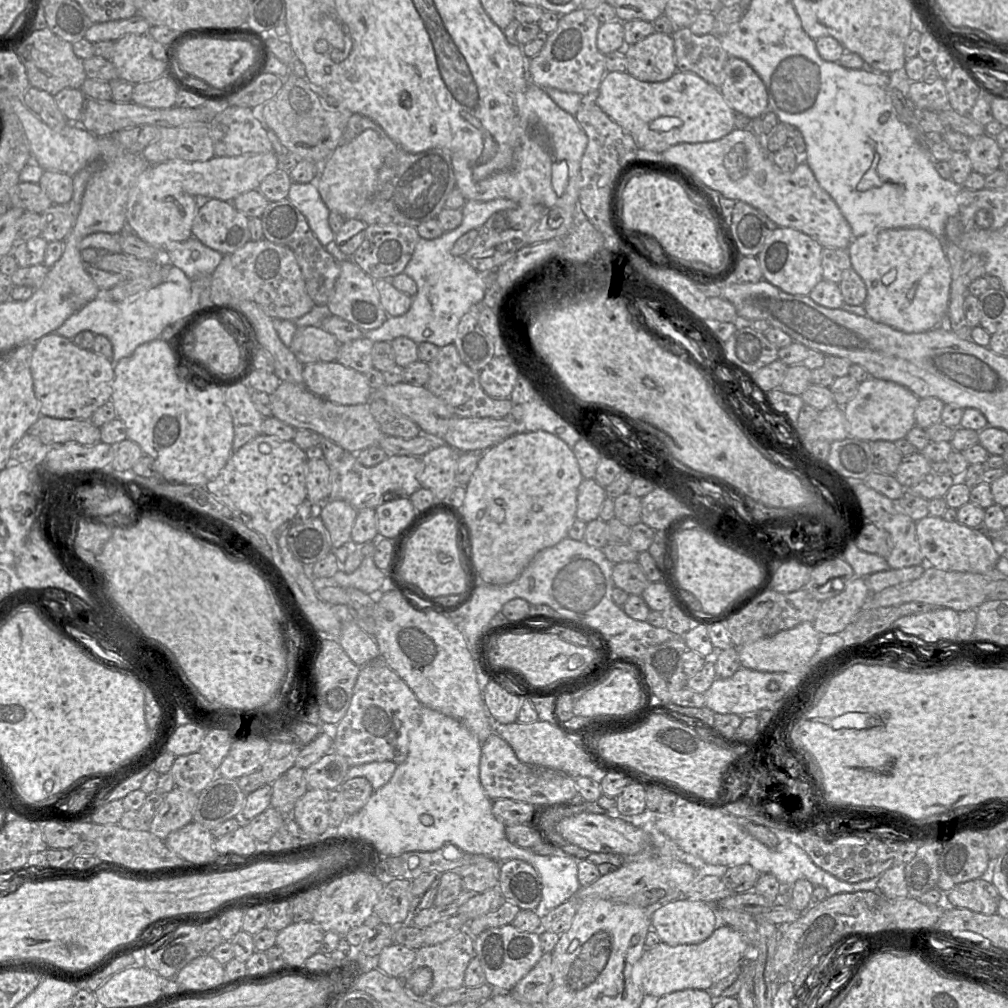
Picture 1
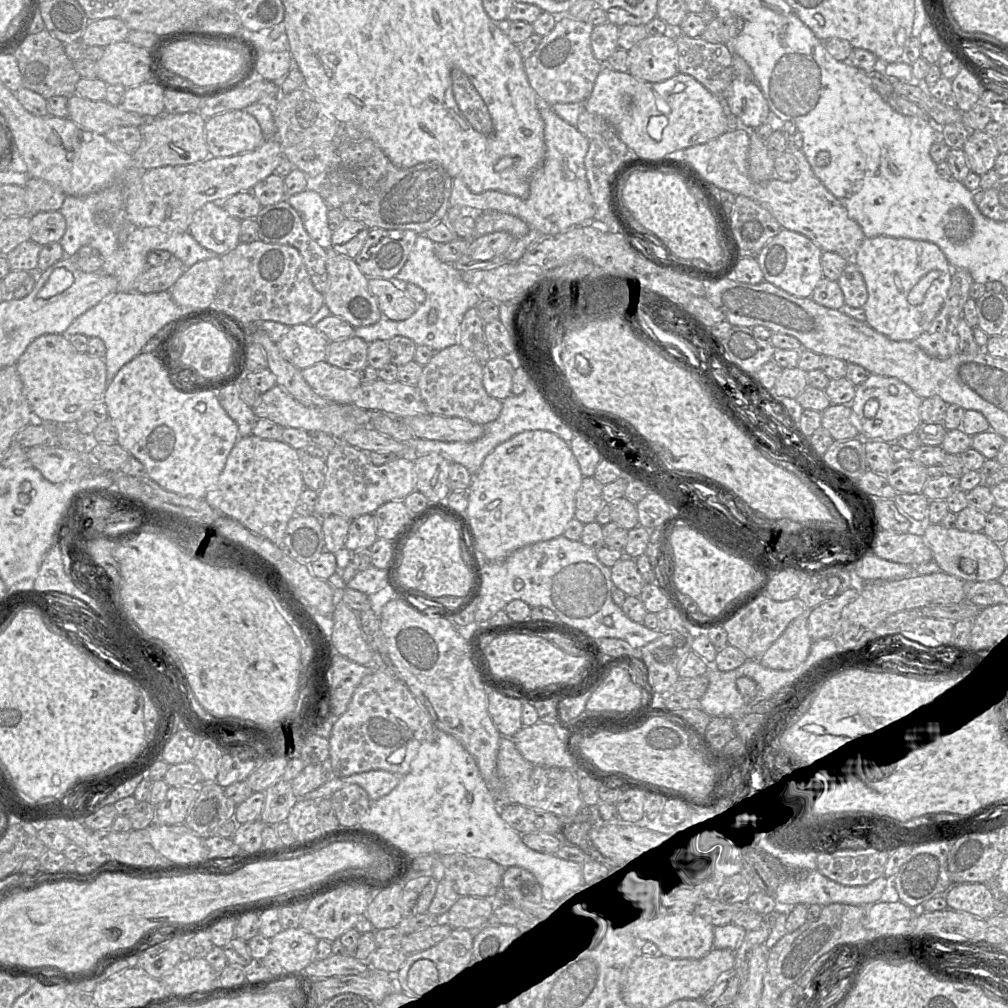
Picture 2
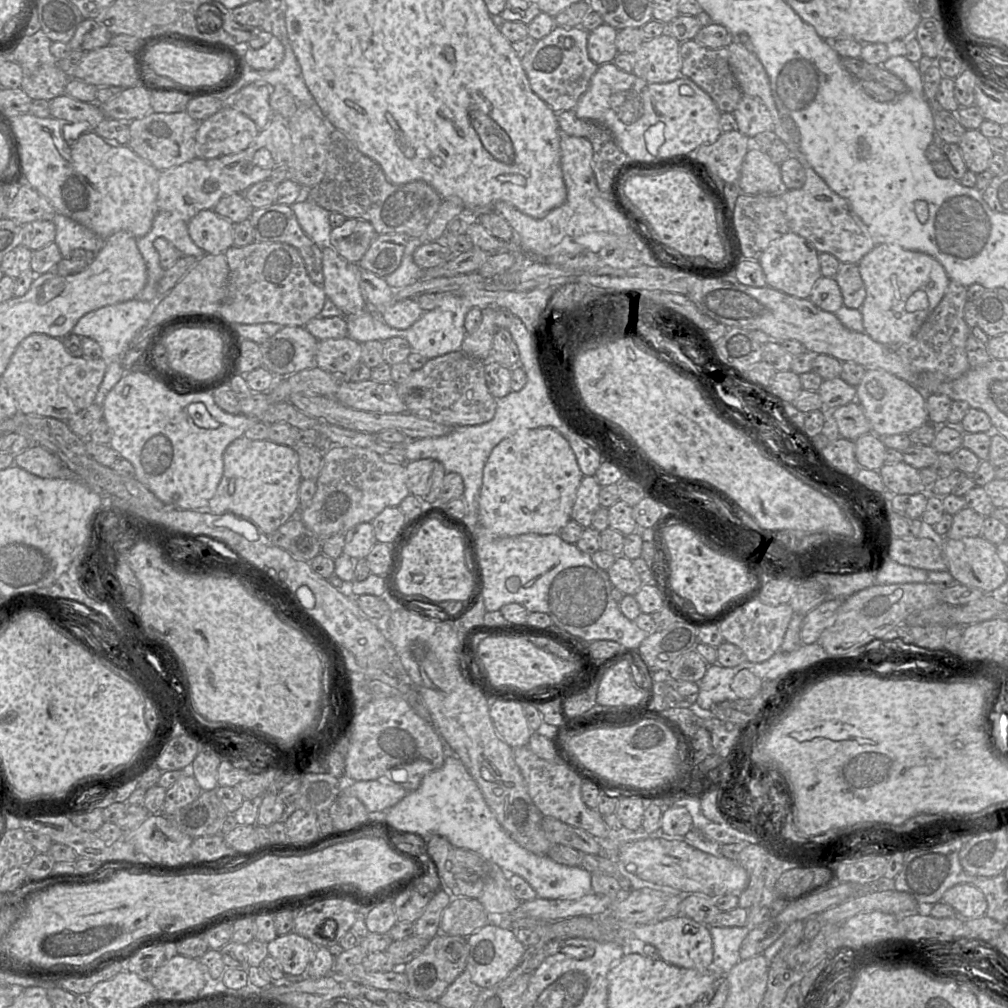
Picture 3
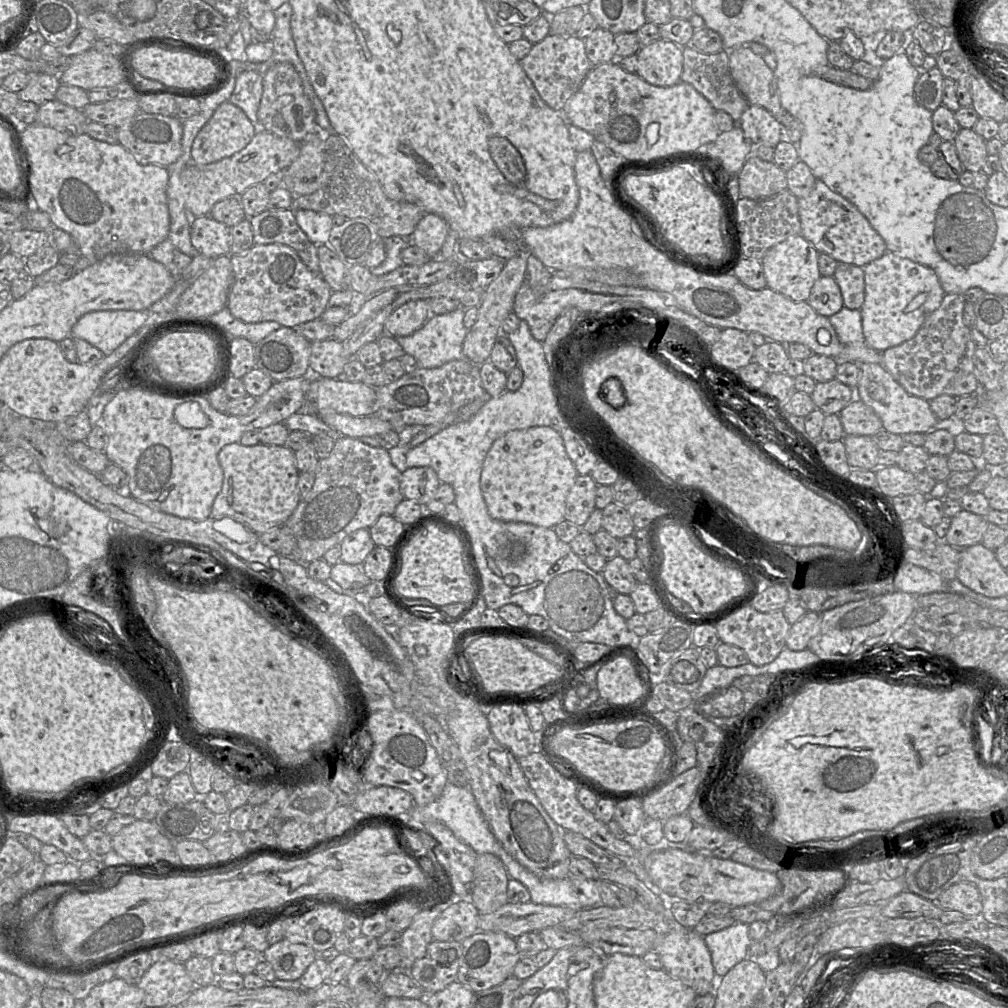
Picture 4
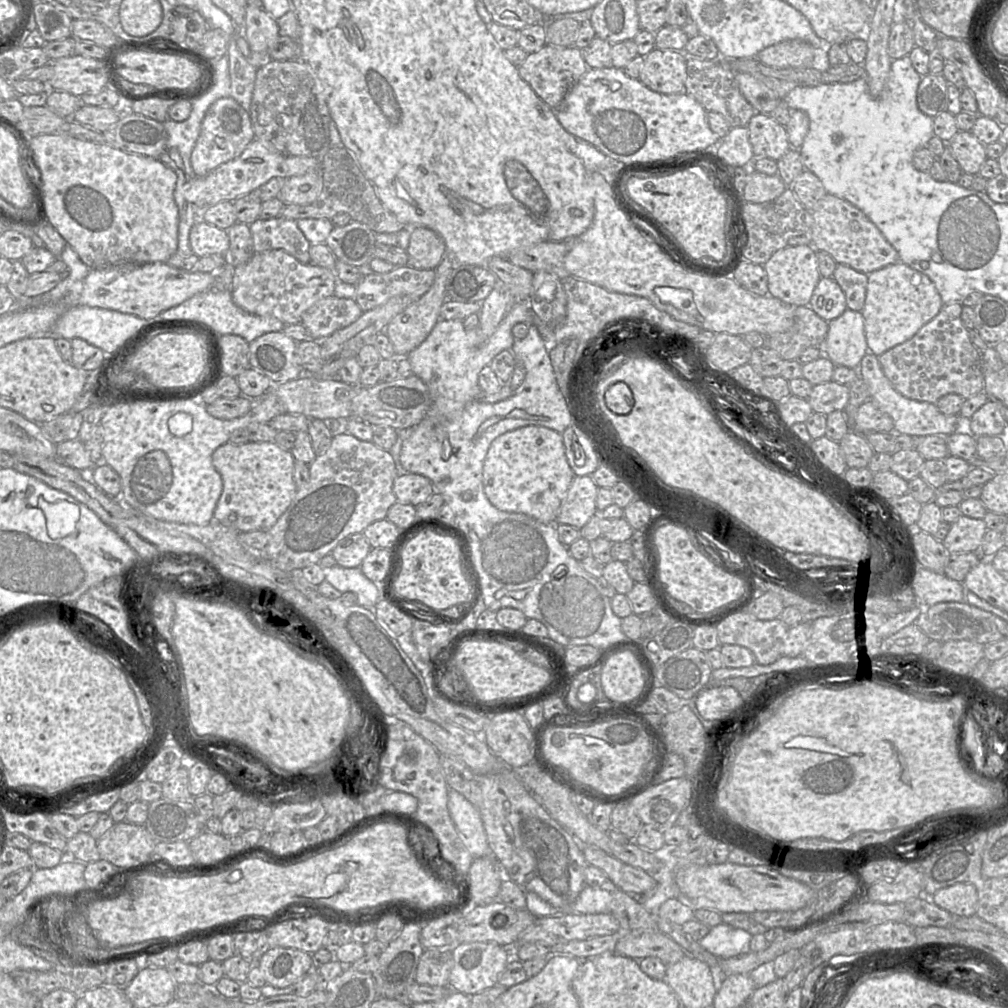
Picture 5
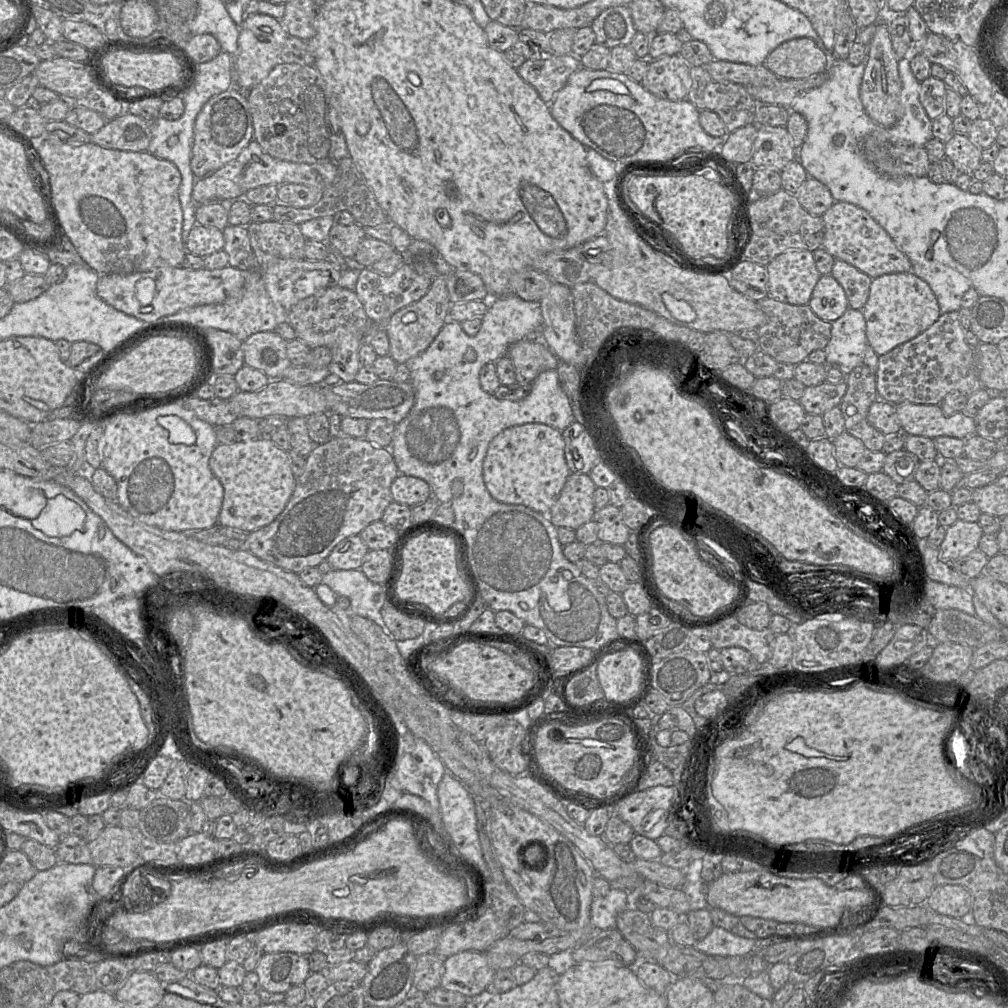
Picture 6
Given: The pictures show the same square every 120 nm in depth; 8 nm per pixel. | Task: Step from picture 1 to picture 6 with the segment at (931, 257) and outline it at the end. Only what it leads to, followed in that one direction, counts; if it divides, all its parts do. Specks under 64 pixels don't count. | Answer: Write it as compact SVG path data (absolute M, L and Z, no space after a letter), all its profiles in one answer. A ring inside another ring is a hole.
M913 272L890 273L873 278L862 311L868 344L879 356L912 340L934 324L941 315L931 288Z

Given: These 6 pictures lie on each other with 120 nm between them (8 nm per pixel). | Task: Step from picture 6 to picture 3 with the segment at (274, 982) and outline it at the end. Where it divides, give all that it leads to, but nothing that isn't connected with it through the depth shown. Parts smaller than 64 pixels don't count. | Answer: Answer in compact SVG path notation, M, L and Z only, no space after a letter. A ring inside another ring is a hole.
M294 932L277 936L267 944L268 955L286 975L305 976L317 952L309 939Z

